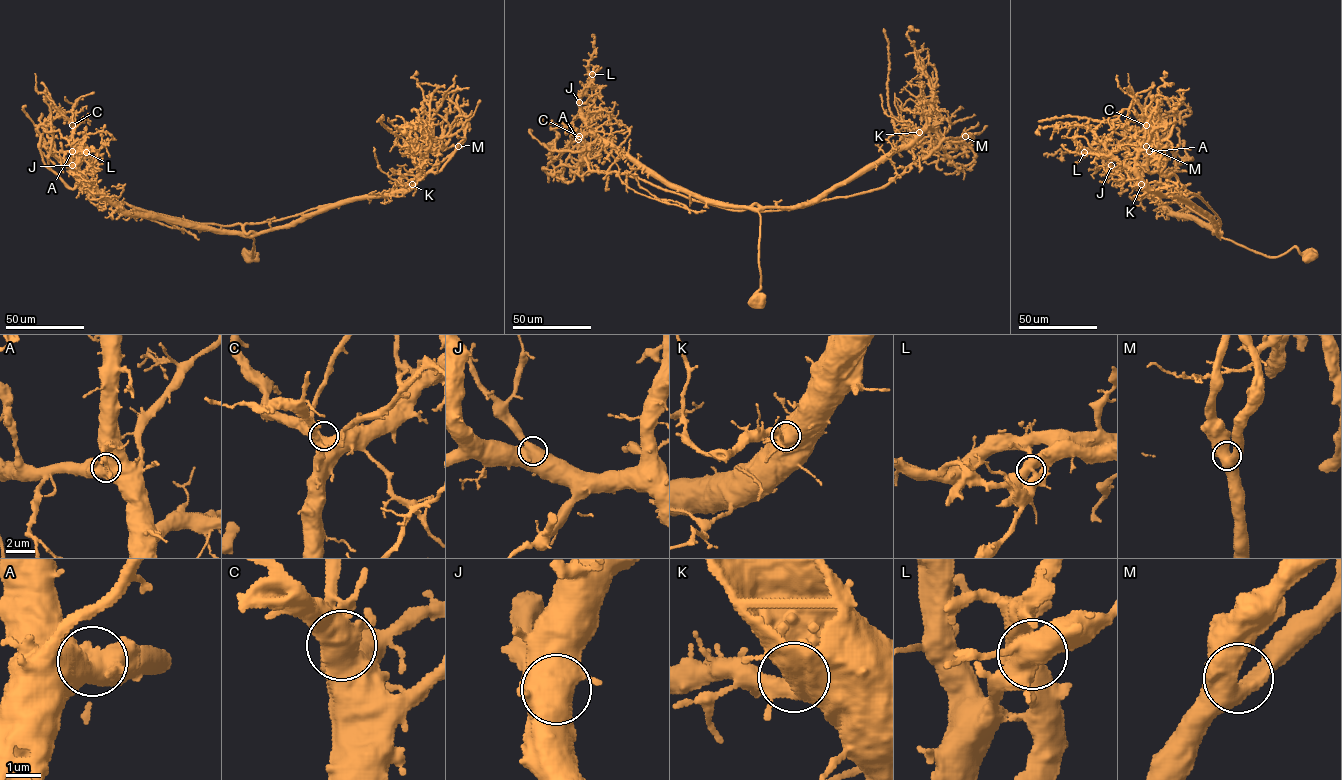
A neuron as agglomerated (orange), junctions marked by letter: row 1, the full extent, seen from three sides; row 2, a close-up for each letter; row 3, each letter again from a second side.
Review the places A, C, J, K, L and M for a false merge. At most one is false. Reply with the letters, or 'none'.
L

